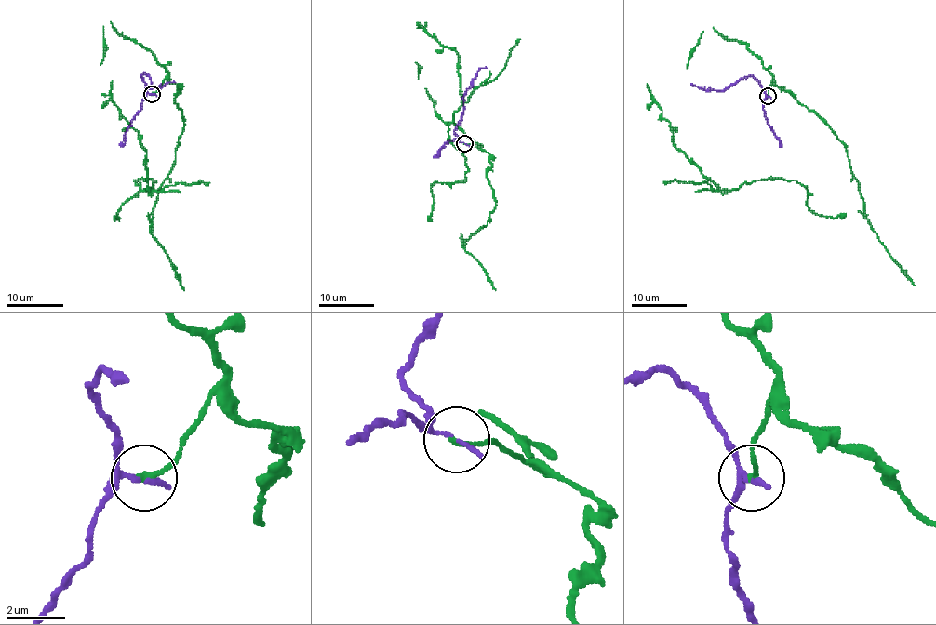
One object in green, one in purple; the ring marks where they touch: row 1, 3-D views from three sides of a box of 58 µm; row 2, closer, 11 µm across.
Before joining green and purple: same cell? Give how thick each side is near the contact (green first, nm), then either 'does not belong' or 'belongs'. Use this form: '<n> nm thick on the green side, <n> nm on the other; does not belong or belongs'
190 nm thick on the green side, 140 nm on the other; does not belong

